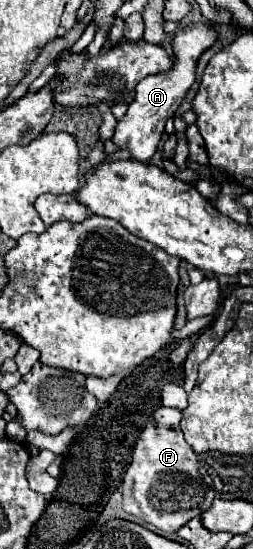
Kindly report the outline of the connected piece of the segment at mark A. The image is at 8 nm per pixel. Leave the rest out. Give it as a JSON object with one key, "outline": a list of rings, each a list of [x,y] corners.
{"outline":[[[190,24],[186,28],[176,30],[174,38],[170,42],[172,50],[174,50],[174,66],[170,70],[166,70],[166,72],[158,72],[158,74],[146,76],[142,82],[138,82],[136,98],[128,106],[126,116],[118,122],[116,132],[114,132],[114,142],[120,148],[130,150],[134,160],[148,162],[154,156],[156,146],[158,146],[158,142],[162,138],[166,120],[174,116],[174,112],[182,104],[186,92],[190,90],[190,86],[196,80],[198,58],[202,56],[204,50],[212,48],[216,38],[218,38],[218,32],[214,28],[210,28],[210,26],[206,26],[206,24]]]}

